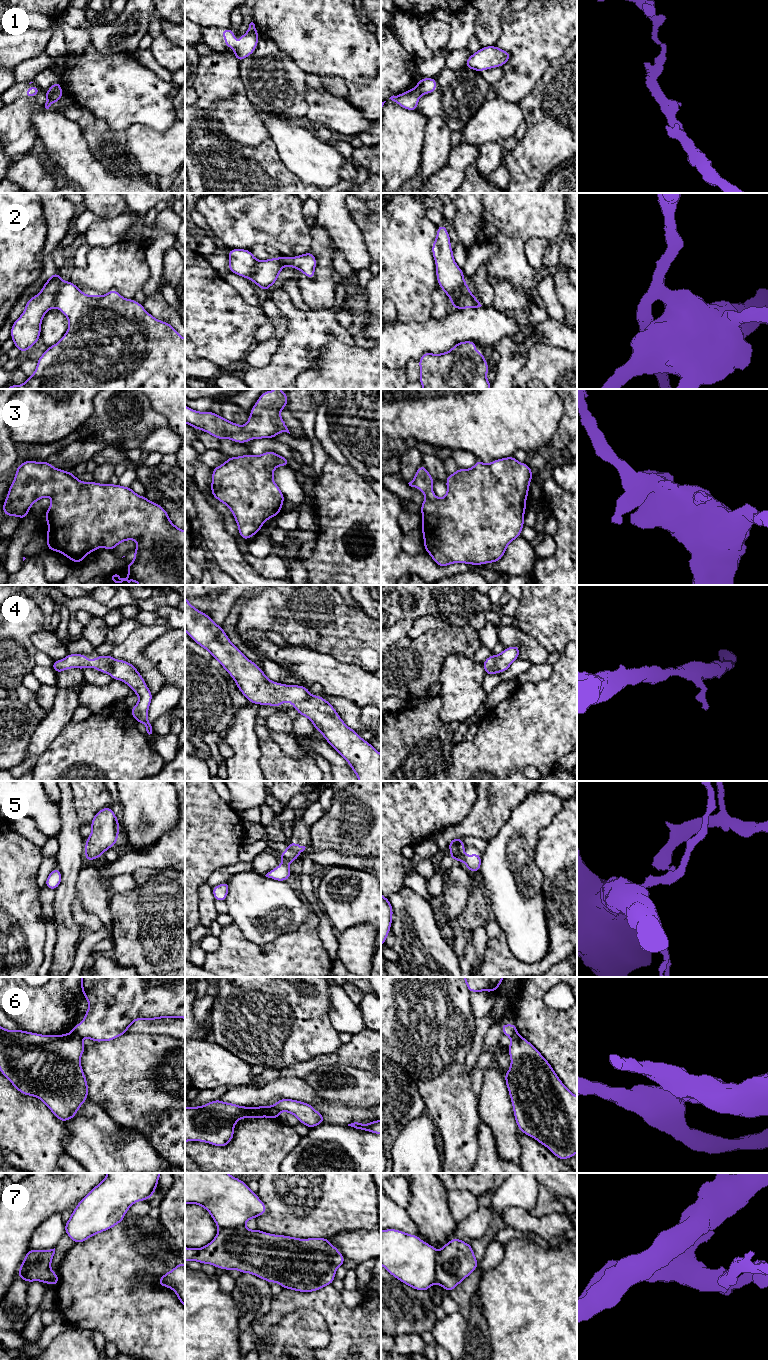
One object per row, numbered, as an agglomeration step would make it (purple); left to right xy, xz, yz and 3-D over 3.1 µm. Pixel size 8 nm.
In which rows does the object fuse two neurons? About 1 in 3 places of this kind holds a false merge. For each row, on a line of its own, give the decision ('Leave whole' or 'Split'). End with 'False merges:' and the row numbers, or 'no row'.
1: Split
2: Split
3: Leave whole
4: Leave whole
5: Split
6: Split
7: Split
False merges: 1, 2, 5, 6, 7

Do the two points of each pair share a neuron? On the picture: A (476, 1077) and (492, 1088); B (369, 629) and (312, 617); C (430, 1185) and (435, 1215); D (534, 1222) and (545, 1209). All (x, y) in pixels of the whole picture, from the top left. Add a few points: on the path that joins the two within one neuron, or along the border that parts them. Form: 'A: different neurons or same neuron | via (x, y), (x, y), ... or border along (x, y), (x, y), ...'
A: different neurons | border along (483, 1071), (483, 1083), (477, 1096)
B: same neuron | via (355, 629), (336, 629), (326, 623)
C: same neuron | via (430, 1192), (430, 1208)
D: different neurons | border along (529, 1211), (536, 1216), (562, 1213)

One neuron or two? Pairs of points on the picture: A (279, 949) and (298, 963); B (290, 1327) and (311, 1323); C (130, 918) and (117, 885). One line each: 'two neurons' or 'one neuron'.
A: one neuron
B: one neuron
C: two neurons

